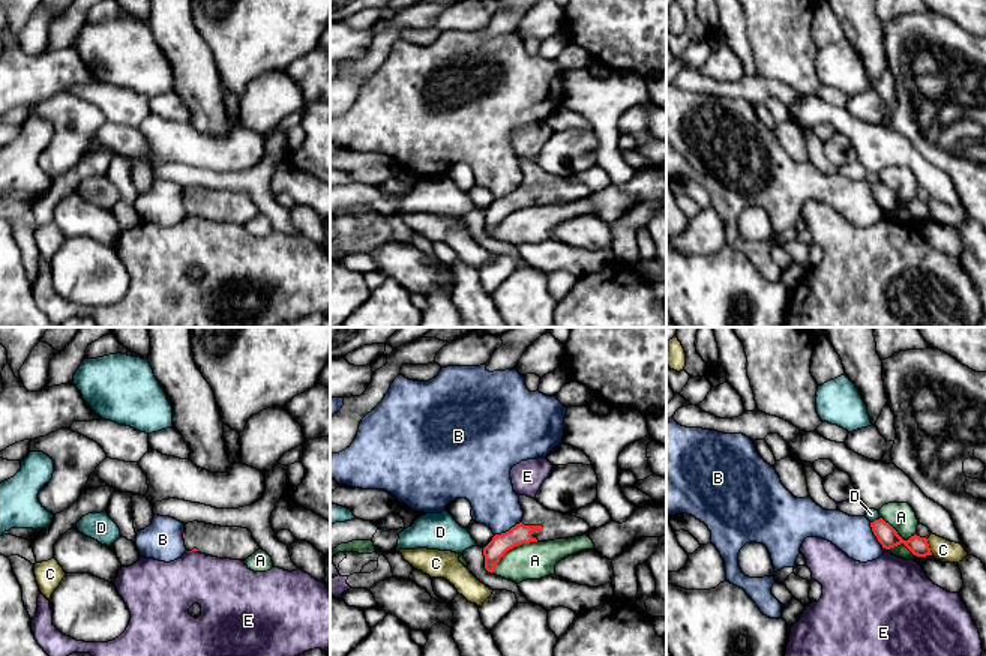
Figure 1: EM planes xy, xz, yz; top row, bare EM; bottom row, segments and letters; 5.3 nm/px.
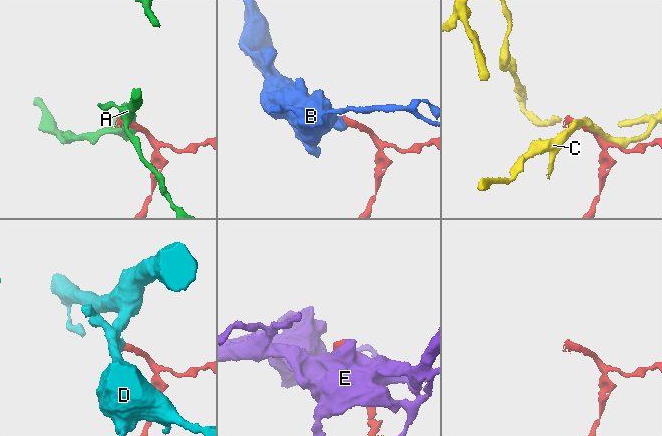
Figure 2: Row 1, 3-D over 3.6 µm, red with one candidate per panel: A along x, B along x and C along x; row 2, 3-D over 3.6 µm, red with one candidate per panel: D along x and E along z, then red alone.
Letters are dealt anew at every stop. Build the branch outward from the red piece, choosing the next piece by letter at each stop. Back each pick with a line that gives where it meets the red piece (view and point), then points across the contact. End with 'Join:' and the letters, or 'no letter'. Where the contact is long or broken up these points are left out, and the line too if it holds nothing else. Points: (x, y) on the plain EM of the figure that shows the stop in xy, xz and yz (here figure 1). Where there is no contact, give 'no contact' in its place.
Join: no letter

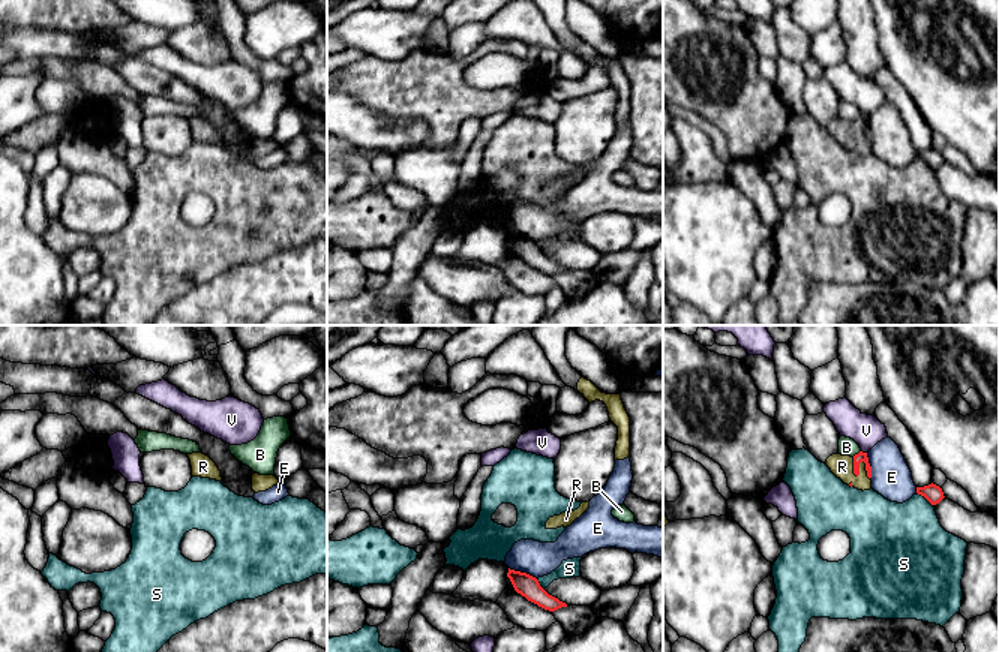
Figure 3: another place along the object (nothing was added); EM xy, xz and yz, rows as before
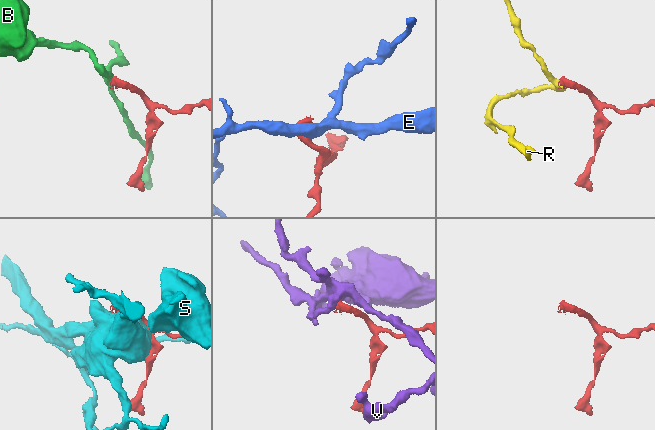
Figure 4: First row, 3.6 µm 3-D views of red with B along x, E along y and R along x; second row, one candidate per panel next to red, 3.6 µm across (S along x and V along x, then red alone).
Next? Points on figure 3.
R: yz (858, 132) | across yz (861, 120), (858, 132), (857, 140), (842, 131)
Join: R

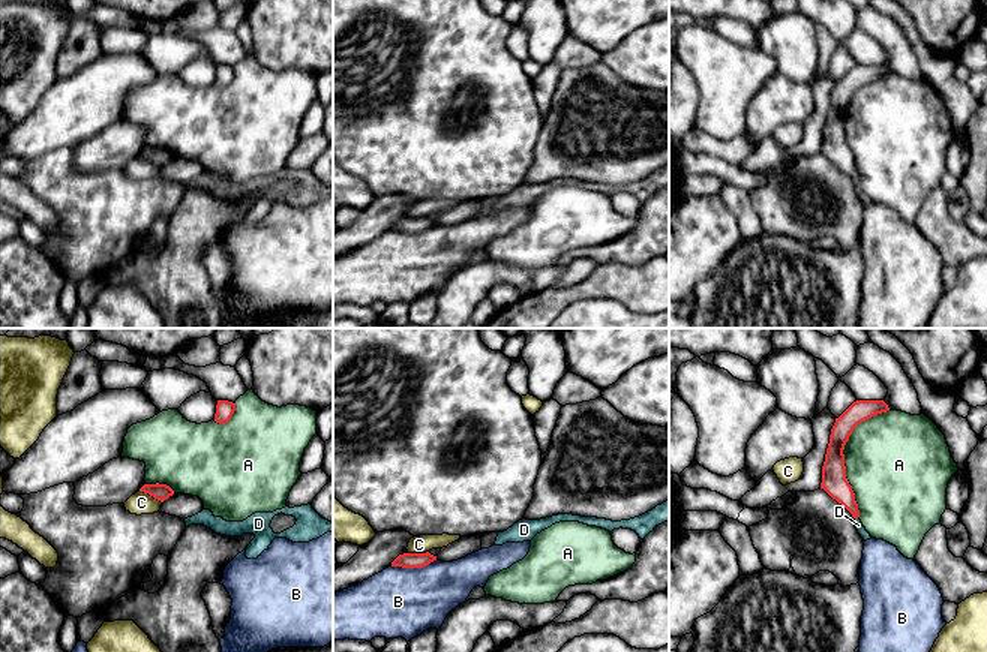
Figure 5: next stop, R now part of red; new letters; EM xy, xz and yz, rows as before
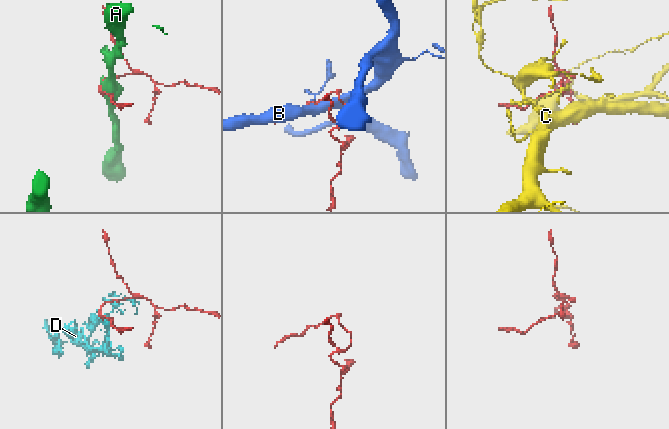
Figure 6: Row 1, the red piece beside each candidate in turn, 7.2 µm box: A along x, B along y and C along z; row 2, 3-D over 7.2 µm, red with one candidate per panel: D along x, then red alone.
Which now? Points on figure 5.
D: yz (857, 182) | across yz (834, 146), (857, 182), (858, 189)
Join: D

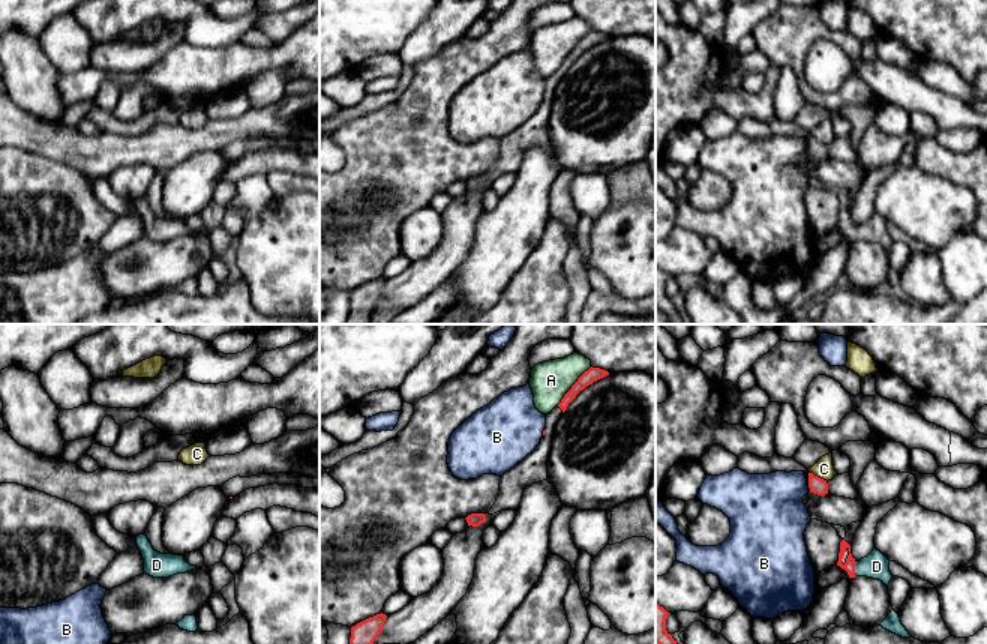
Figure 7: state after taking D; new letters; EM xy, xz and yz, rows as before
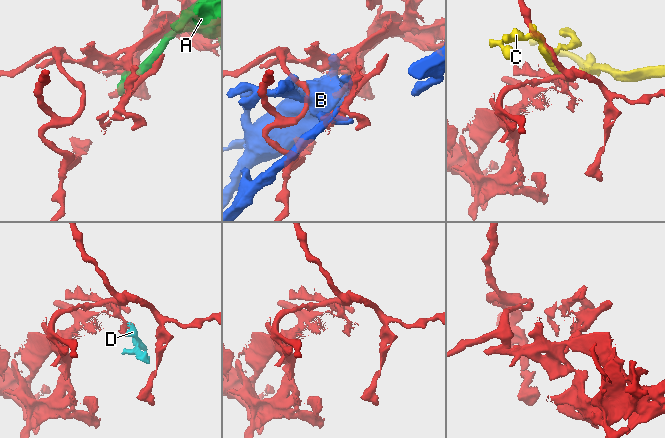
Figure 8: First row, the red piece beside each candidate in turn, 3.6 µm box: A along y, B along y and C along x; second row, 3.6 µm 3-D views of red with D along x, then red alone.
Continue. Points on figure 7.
D: yz (854, 233) | across yz (849, 230), (854, 233), (876, 230)
Join: D

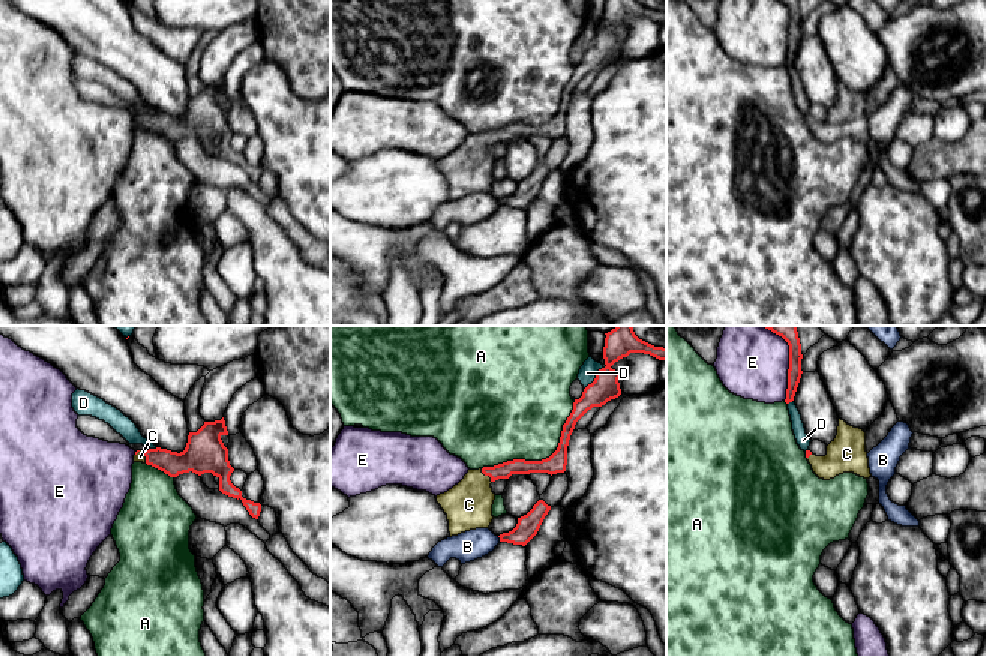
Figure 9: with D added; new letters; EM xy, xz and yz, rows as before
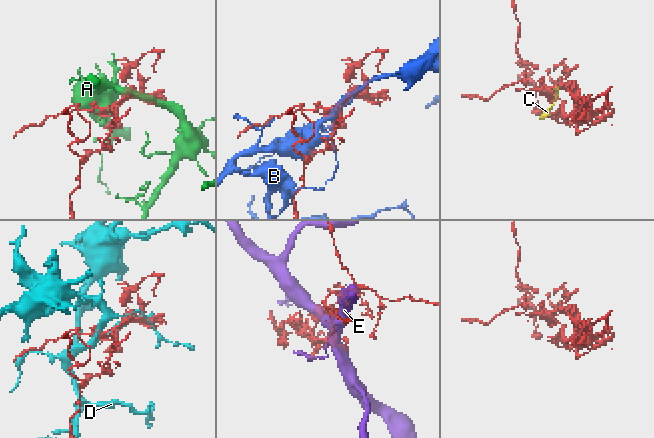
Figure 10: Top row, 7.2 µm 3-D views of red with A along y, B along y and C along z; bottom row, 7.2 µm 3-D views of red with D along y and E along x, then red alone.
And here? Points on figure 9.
C: xz (486, 138) | across xz (505, 134), (486, 138), (476, 149), (468, 168)
Join: C

